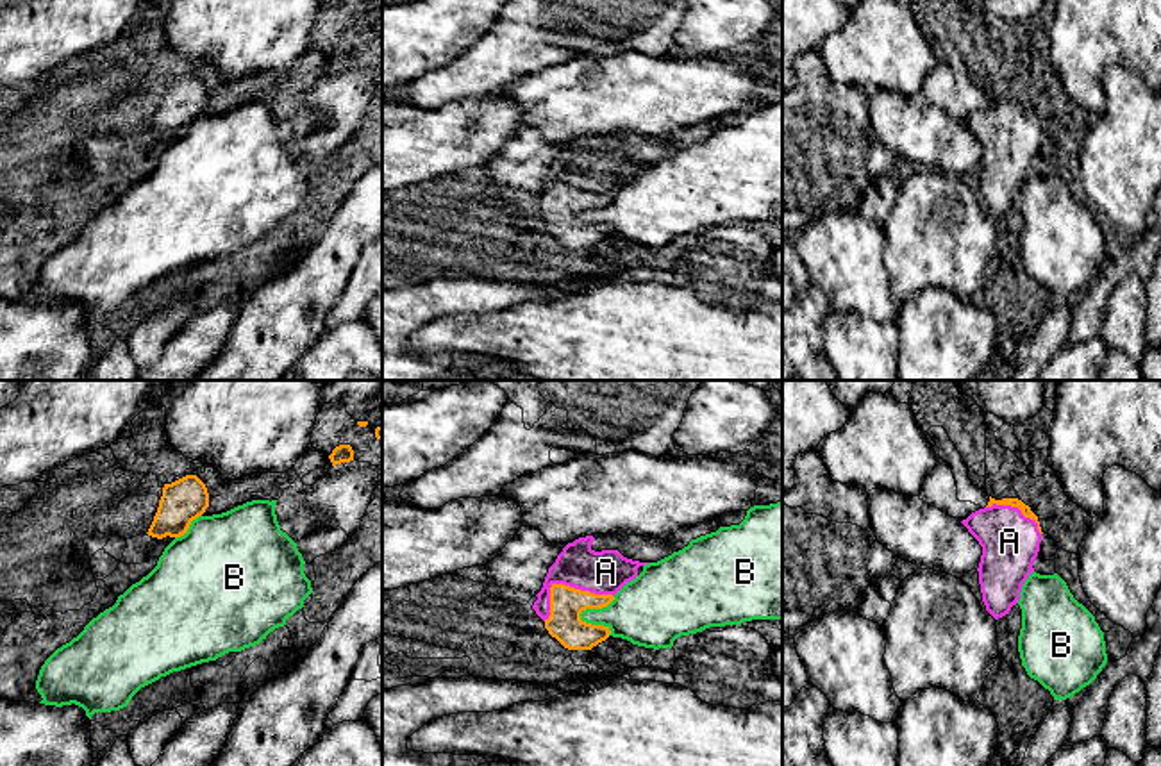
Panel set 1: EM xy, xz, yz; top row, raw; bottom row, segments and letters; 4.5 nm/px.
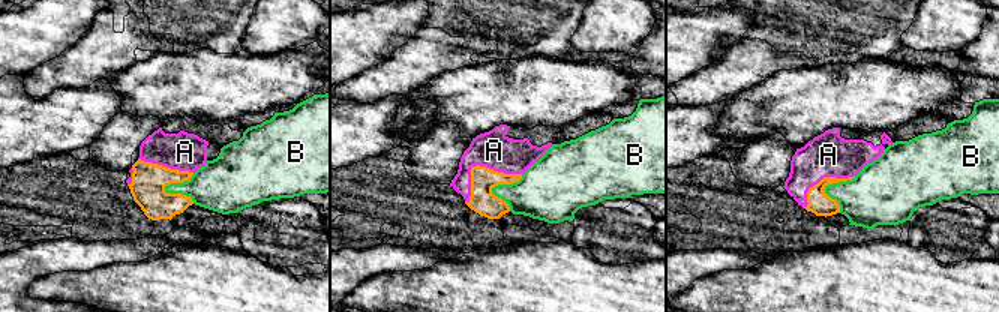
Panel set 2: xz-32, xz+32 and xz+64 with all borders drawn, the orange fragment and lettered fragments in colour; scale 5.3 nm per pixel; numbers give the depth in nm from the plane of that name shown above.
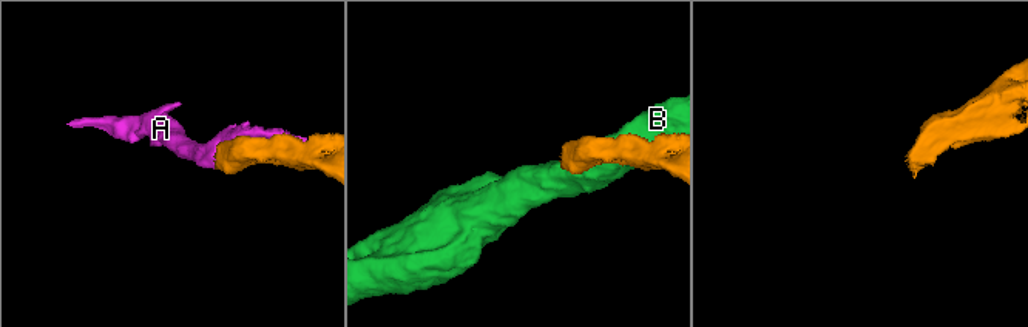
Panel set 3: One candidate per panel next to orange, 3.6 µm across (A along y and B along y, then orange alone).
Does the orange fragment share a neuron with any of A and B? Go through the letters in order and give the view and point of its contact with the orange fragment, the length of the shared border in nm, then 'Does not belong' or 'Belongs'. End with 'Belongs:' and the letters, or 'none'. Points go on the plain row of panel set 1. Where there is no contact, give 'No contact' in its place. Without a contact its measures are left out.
A: Touches orange at xz (565, 186). Shared border 340 nm. Belongs
B: Touches orange at xz (595, 208). Shared border 190 nm. Does not belong
Belongs: A

